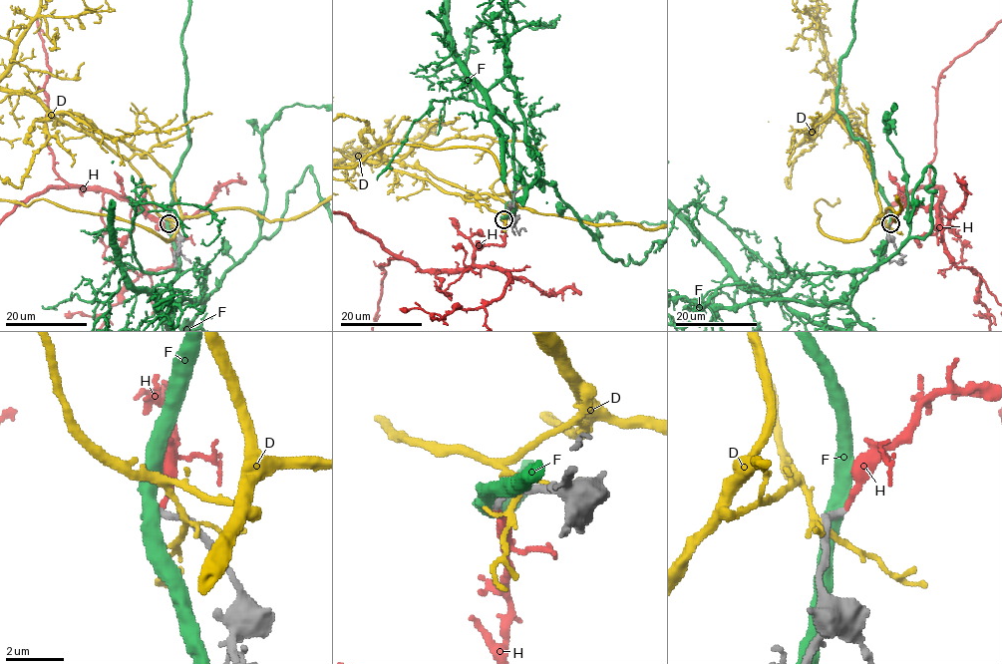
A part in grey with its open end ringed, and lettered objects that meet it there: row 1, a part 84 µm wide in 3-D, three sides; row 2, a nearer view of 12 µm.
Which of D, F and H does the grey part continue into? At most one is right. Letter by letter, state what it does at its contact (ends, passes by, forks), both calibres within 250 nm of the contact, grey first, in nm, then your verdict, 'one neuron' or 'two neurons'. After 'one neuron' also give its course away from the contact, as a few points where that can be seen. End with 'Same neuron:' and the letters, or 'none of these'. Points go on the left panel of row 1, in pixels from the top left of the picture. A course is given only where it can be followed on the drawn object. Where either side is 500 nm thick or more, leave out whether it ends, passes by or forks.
D: it forks there; 320 nm thick on the grey side, 180 nm on the other; two neurons
F: 240 nm thick on the grey side, 550 nm on the other; two neurons
H: it ends there; 240 nm thick on the grey side, 190 nm on the other; one neuron
Same neuron: H

